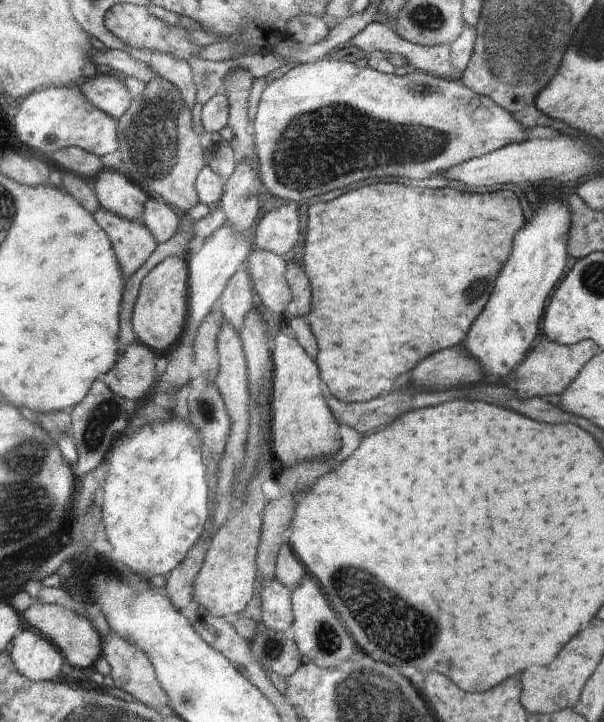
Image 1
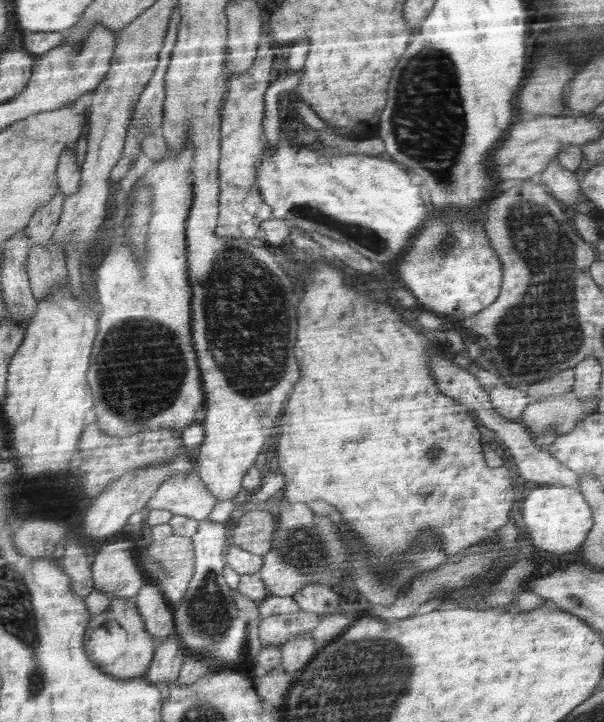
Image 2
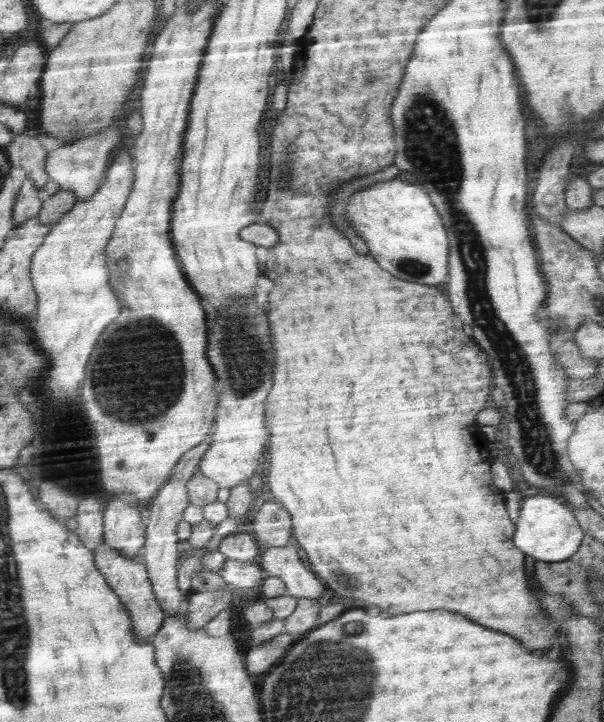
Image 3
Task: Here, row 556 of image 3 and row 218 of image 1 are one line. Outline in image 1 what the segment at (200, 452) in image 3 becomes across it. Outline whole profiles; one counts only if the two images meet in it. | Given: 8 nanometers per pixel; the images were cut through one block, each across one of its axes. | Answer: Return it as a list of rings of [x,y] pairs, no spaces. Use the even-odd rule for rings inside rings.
[[[150,197],[149,202],[144,204],[144,212],[140,217],[140,221],[150,228],[158,243],[166,242],[176,234],[180,220],[180,216],[167,203],[157,202],[156,197]]]

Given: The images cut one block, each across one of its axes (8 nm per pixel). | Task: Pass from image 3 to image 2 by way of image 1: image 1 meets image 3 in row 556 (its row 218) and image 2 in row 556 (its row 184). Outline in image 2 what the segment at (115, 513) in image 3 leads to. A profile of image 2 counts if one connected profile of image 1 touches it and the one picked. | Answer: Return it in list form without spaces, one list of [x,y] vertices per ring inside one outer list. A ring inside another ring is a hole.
[[[128,540],[108,542],[98,548],[93,569],[94,588],[116,600],[134,600],[144,582]]]

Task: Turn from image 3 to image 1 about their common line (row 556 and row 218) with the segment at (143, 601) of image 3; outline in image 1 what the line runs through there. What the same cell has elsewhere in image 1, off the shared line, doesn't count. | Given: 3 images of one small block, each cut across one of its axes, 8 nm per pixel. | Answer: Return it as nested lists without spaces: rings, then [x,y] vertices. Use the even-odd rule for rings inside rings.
[[[102,208],[93,215],[112,241],[123,275],[128,279],[156,250],[156,237],[140,219],[130,220]]]

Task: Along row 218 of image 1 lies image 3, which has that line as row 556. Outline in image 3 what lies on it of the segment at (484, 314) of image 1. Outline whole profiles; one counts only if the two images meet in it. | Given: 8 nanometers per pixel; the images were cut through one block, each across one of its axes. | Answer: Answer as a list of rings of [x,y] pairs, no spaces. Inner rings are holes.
[[[529,494],[528,498],[521,500],[519,512],[513,543],[526,555],[542,562],[560,562],[579,550],[580,540],[585,538],[584,532],[580,530],[580,522],[573,509],[561,497]]]

